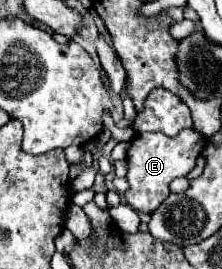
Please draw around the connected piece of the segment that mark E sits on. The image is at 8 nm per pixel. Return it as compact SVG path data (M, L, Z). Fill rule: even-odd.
M194 129L180 131L180 135L176 137L166 137L162 133L146 133L146 135L138 133L128 151L130 171L126 179L130 183L130 189L124 193L126 203L134 211L154 213L156 207L168 197L170 181L176 177L184 177L194 169L194 163L202 153L202 147L204 147L204 137L198 135L198 131Z

